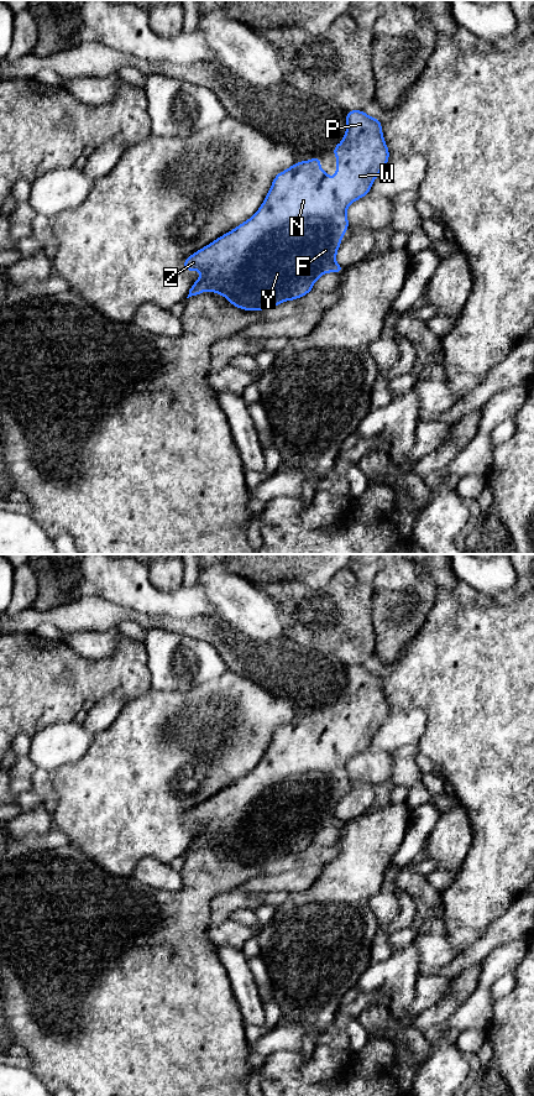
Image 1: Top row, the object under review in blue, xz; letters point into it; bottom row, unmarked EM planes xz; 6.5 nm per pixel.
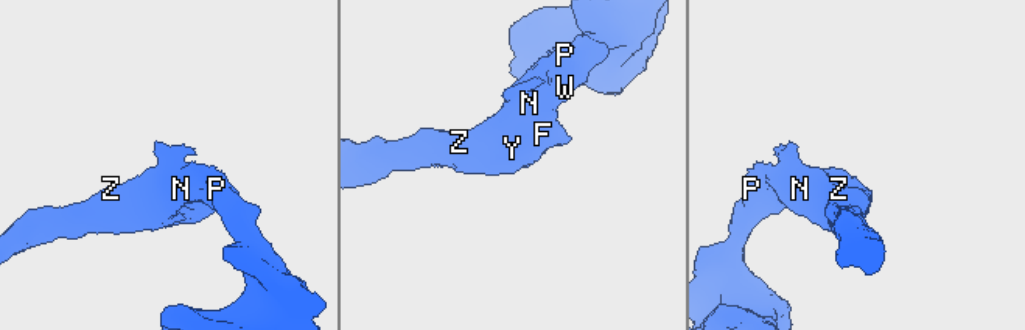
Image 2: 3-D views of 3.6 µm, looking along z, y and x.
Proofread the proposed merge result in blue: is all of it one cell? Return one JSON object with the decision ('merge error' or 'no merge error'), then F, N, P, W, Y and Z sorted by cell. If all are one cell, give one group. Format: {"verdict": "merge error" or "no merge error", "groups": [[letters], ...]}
{"verdict": "no merge error", "groups": [["F", "N", "P", "W", "Y", "Z"]]}

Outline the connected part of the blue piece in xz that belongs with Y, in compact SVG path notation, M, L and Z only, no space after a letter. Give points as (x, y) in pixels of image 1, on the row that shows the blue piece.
M361 110L347 111L346 120L347 130L342 142L333 148L337 161L336 176L329 179L326 167L324 173L320 173L321 157L319 156L313 157L312 161L294 163L290 168L278 173L265 202L252 218L185 259L183 266L187 271L199 270L201 272L187 298L198 296L203 291L211 291L222 294L230 304L244 310L261 310L284 301L300 298L313 289L314 282L321 275L341 273L345 270L335 262L335 257L341 238L349 228L346 209L358 198L368 195L372 183L386 167L389 157L379 120Z

